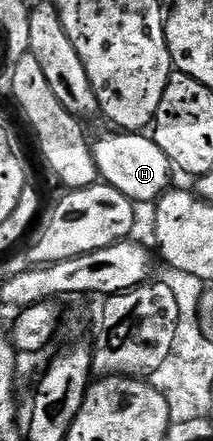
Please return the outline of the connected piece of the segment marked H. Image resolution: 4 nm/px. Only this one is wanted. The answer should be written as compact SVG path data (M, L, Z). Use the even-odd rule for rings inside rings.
M108 130L96 141L92 141L93 157L97 167L97 175L106 184L110 184L119 194L123 194L134 205L152 205L170 191L169 184L175 177L175 169L167 154L159 150L152 135Z

